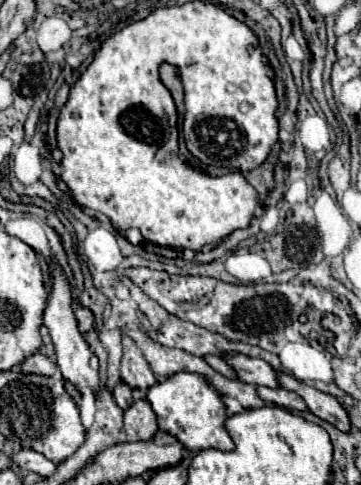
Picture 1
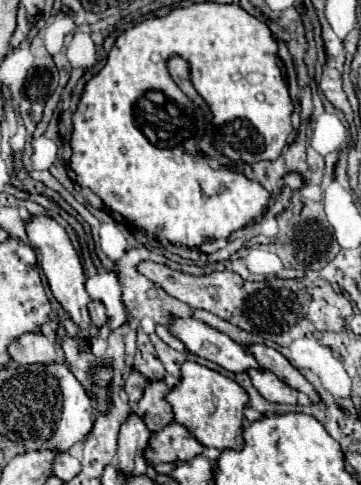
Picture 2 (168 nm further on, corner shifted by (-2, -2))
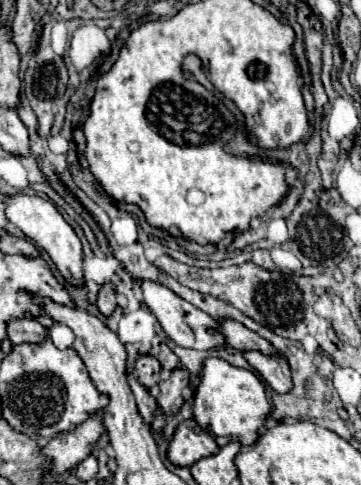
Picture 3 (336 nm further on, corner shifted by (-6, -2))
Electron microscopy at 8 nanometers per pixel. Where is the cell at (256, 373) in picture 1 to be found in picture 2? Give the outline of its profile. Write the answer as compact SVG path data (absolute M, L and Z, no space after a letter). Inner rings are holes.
M174 318L170 332L176 338L180 338L192 354L206 358L210 362L216 362L234 374L248 372L252 368L262 370L260 364L256 362L256 358L248 350L244 350L244 346L236 344L222 332L218 332L198 320Z

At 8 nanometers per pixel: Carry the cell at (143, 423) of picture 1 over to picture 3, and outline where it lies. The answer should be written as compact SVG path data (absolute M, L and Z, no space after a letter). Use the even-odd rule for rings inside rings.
M176 368L176 370L172 370L172 374L166 380L162 380L158 384L156 402L158 402L158 406L162 406L162 410L168 416L176 414L182 408L182 404L184 404L182 392L188 386L188 382L190 382L190 372L186 368Z

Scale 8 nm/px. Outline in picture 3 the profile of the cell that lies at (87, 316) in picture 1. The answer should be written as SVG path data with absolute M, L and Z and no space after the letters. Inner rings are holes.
M112 282L102 284L102 288L98 292L98 302L96 304L98 304L98 308L100 308L100 312L104 316L110 316L114 312L114 308L118 304L116 304L116 286Z

